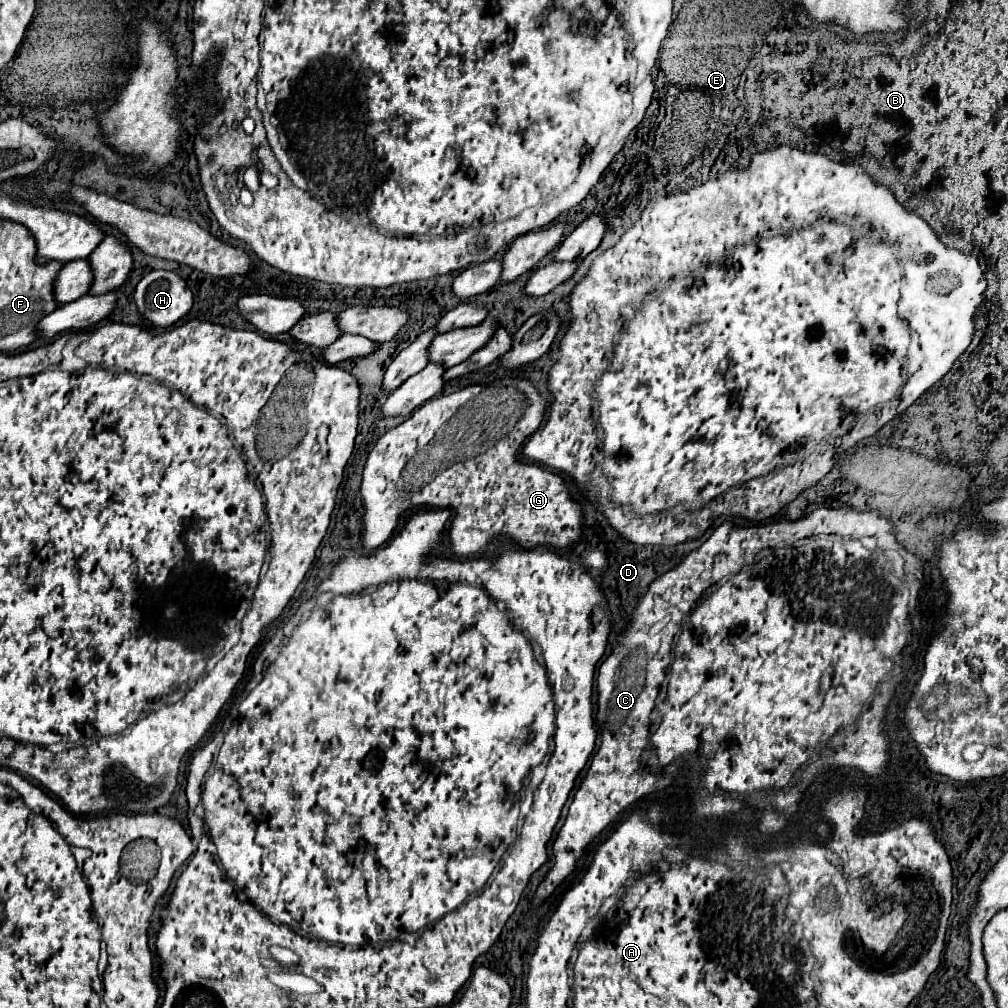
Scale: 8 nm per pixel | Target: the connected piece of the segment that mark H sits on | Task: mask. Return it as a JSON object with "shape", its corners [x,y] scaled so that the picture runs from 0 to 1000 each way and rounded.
{"shape":[[[152,268],[142,274],[132,296],[140,313],[154,325],[172,323],[191,304],[191,292],[186,282],[166,268]]]}

